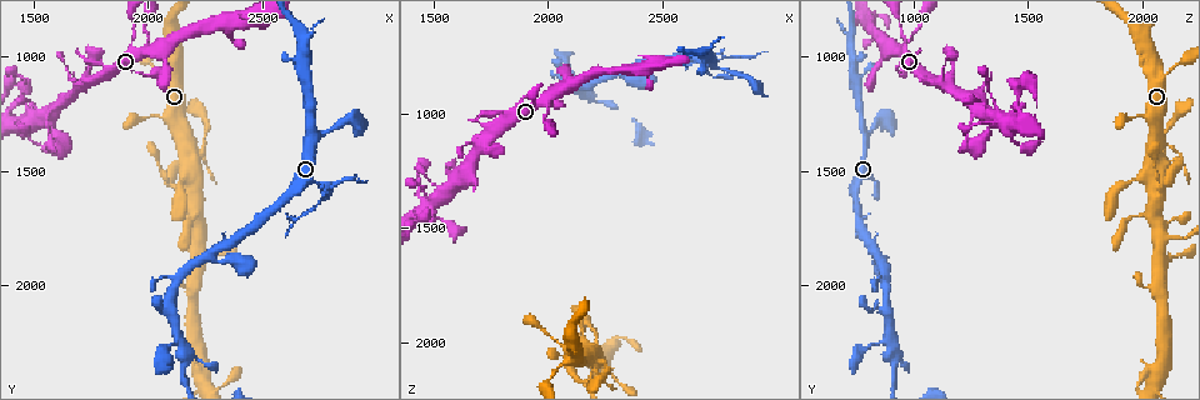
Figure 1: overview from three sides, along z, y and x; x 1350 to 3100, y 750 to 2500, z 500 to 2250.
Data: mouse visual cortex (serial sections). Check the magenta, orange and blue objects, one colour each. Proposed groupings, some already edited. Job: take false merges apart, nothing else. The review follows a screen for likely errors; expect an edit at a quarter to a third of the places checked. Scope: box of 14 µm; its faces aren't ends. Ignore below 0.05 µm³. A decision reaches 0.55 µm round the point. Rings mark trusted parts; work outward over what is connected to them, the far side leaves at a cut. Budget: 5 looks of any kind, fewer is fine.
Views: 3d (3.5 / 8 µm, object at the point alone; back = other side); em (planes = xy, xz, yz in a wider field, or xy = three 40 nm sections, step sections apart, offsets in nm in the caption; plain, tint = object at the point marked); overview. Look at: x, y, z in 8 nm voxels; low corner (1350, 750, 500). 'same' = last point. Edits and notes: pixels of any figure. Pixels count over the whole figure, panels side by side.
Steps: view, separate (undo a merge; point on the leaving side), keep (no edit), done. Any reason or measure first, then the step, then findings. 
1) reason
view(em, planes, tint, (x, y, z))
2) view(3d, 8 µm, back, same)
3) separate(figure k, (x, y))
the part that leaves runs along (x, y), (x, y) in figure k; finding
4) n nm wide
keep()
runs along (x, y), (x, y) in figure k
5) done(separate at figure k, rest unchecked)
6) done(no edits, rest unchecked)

sharp bend
view(3d, 8 µm, (2760, 1590, 740))

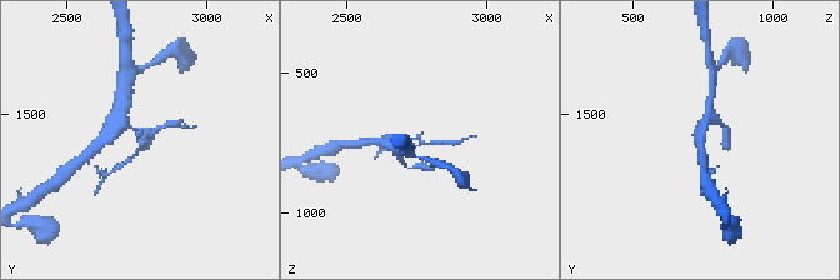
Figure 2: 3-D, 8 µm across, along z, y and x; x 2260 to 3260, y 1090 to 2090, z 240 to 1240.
view(3d, 3.5 µm, (2760, 1590, 740))

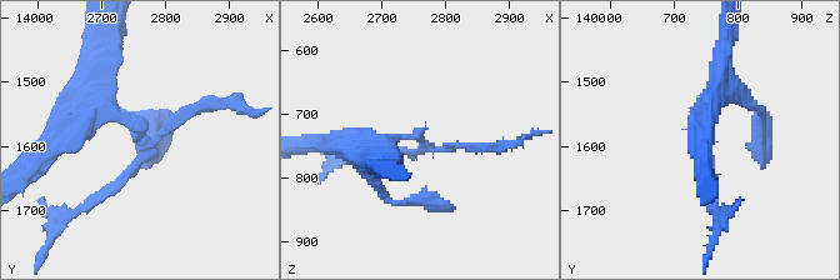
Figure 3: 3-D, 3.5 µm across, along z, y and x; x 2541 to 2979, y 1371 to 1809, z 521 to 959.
need the tissue
view(em, planes, tint, (2765, 1585, 740))

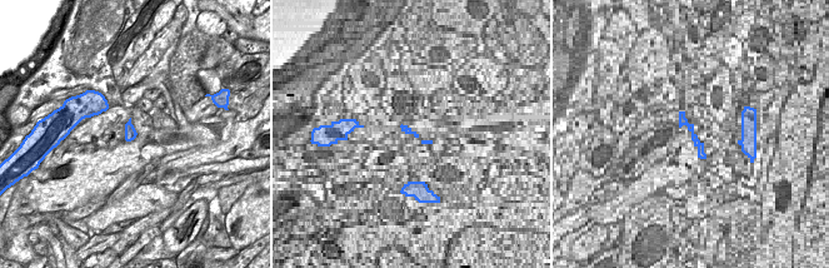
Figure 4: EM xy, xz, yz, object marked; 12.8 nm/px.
160 nm wide
separate(figure 3, (446, 146))
the part that leaves runs along (123, 115), (145, 153), (95, 199) in figure 3; a second cell is stuck on

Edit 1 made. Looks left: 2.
three-way junction
view(3d, 3.5 µm, (2710, 1360, 790))

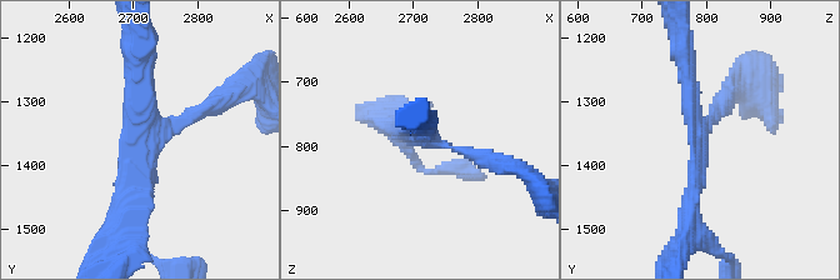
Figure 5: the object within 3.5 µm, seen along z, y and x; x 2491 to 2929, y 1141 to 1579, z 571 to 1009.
3 arms; arms of 150, 250, 250 nm; shape alone is not enough
view(em, xy, step 5, tint, (2715, 1370, 790))

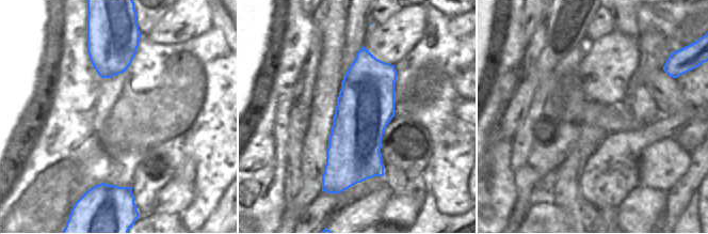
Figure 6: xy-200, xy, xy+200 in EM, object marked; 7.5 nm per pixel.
440 nm wide
keep()
runs along (124, 224), (143, 143), (139, 58) in figure 5; all the same cell

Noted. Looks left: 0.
done(separate at figure 3, rest unchecked)

